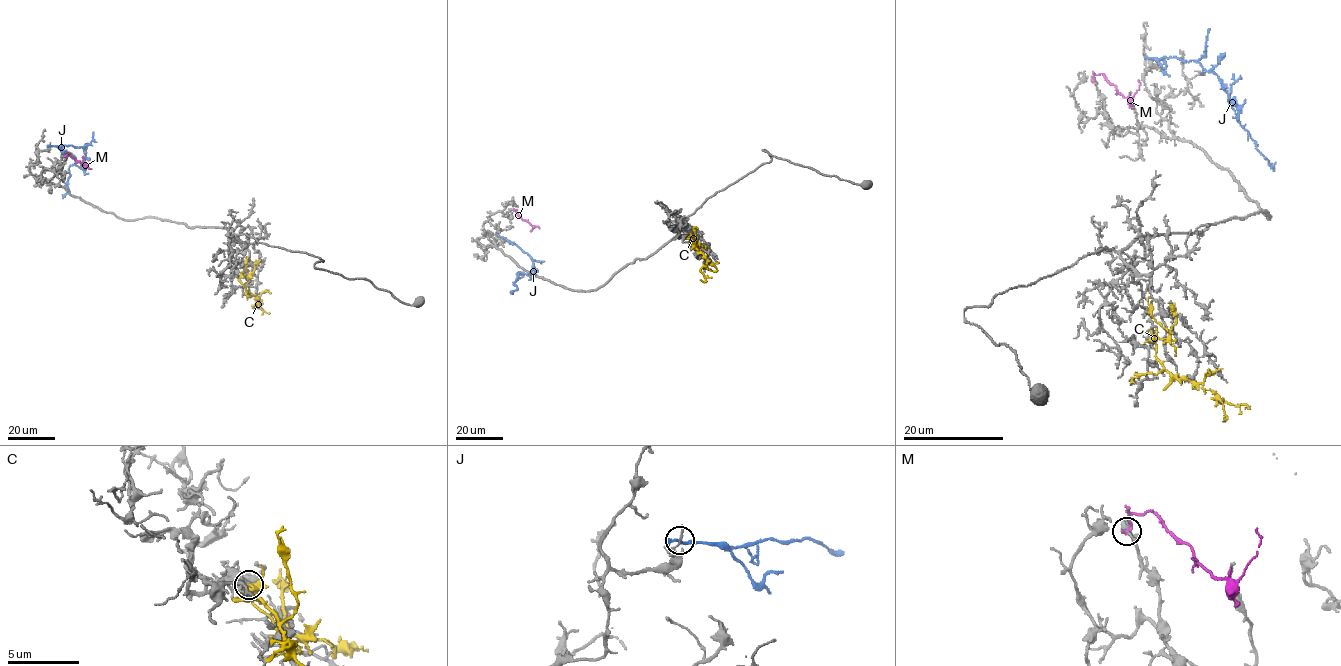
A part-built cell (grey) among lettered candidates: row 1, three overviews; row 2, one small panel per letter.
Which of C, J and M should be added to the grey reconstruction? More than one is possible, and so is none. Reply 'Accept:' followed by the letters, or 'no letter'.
Accept: no letter

